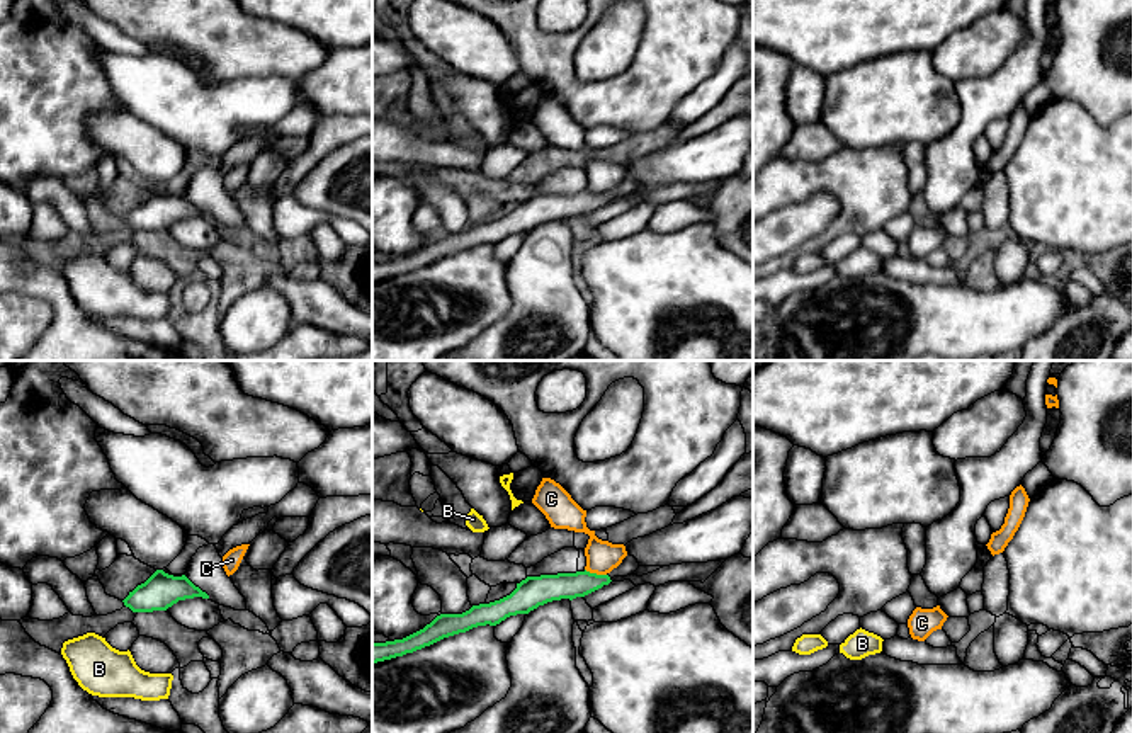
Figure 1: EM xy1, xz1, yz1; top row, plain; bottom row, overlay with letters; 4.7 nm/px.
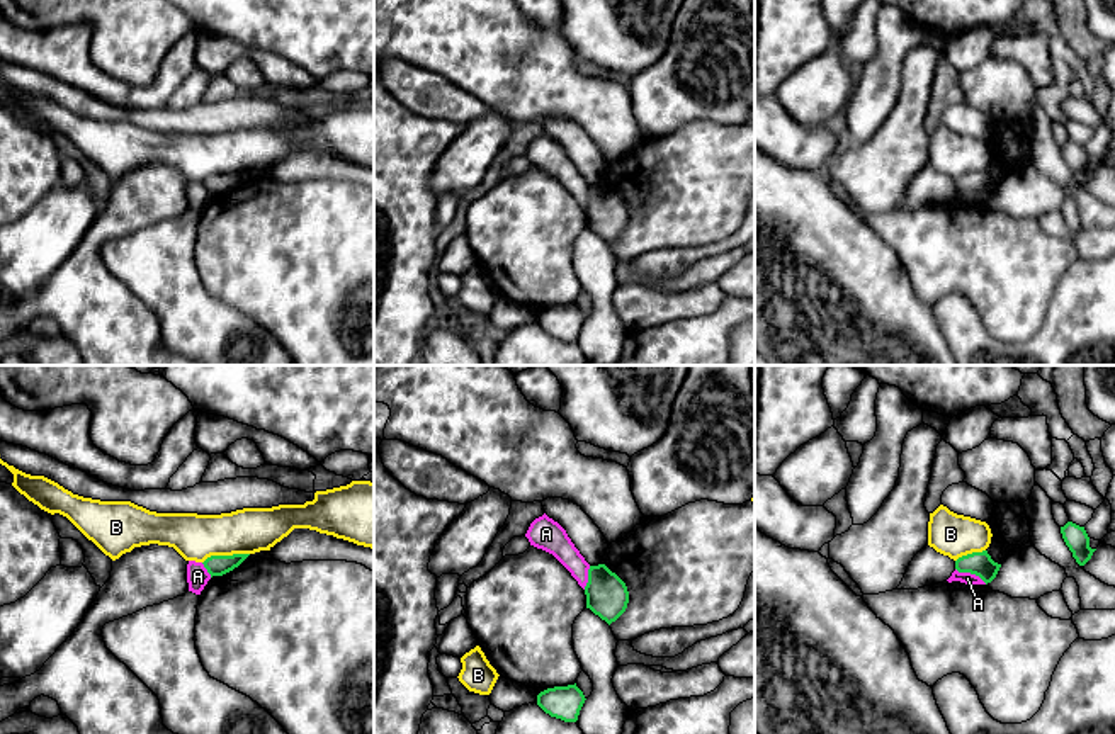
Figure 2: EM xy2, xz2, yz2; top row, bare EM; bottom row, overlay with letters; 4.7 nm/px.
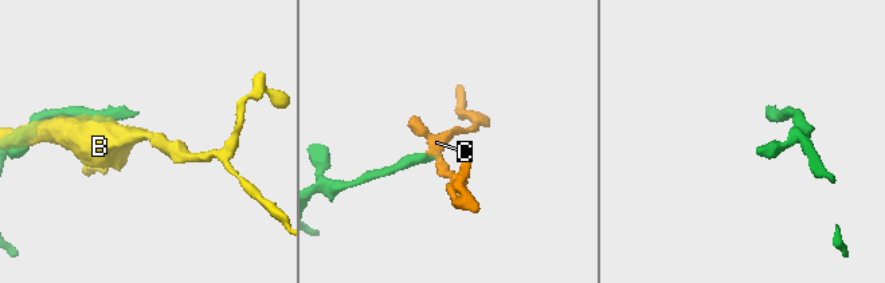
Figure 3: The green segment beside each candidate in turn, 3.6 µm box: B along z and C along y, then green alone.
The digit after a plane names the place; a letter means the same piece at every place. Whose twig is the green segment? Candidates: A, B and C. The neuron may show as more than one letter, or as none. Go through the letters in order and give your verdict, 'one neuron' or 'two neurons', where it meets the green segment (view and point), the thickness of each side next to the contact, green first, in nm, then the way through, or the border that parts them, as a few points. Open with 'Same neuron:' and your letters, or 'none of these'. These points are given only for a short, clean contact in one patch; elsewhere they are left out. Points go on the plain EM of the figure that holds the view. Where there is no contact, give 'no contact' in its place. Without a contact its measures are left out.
Same neuron: none of these
A: two neurons | yz2 (971, 192) | 120/60 nm | along yz2 (956, 187), (974, 192), (986, 203)
B: two neurons | xy2 (225, 175) | 100/220 nm | along xy2 (249, 172), (211, 174), (203, 182)
C: two neurons | xz1 (595, 193) | 130/160 nm | along xz1 (585, 187), (605, 194)

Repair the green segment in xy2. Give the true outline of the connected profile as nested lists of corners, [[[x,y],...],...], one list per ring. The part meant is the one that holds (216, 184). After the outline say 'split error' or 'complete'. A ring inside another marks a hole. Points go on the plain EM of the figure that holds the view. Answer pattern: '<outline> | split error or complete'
[[[250,173],[211,175],[202,184],[212,195],[223,195],[238,187]]] | complete

